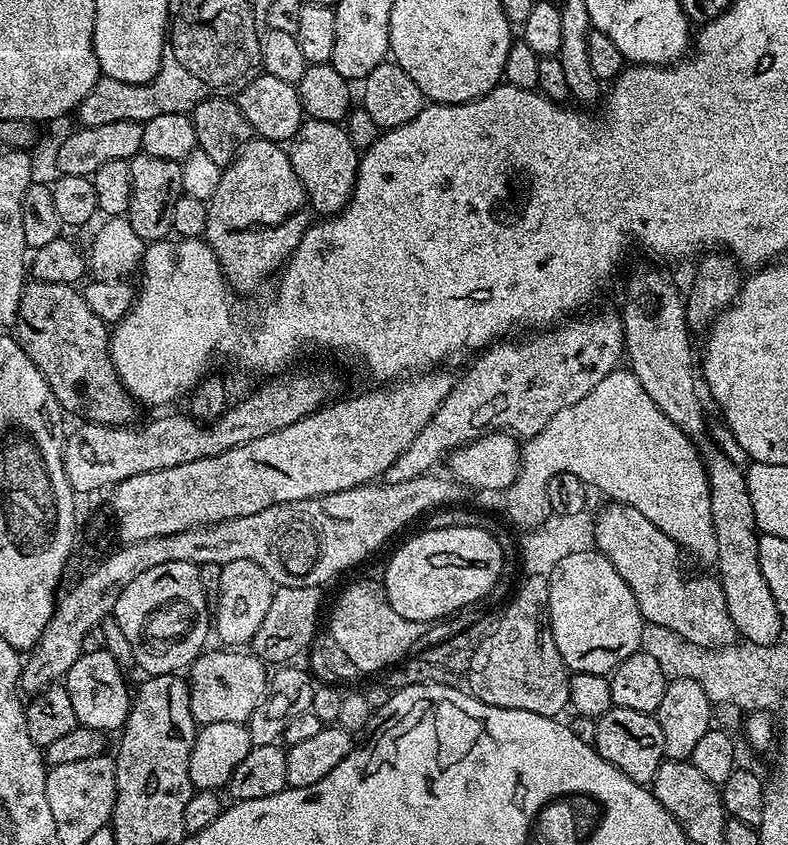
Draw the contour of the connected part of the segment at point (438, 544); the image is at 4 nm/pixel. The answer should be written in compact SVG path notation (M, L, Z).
M428 528L417 536L412 536L388 560L388 569L382 575L384 593L390 598L390 606L410 618L427 622L439 616L448 616L475 600L480 600L500 580L500 571L504 568L504 552L493 533L485 528Z

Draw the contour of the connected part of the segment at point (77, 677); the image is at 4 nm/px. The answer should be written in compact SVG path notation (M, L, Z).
M106 650L83 652L64 675L62 687L70 694L74 706L77 725L93 728L105 734L119 733L128 721L128 711L132 708L130 688L124 681L125 669Z

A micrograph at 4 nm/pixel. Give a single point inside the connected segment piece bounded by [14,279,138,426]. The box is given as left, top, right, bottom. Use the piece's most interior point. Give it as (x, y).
(61, 335)

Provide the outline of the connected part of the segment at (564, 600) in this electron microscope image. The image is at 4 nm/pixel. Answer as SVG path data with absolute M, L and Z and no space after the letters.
M589 550L582 553L568 554L562 558L551 573L547 575L550 602L548 603L548 621L554 634L554 642L558 646L558 654L562 654L564 667L569 673L585 672L608 676L630 654L641 651L641 638L646 621L638 610L638 602L634 602L634 594L630 594L630 586L622 582L622 574L610 566L610 562L601 552Z

